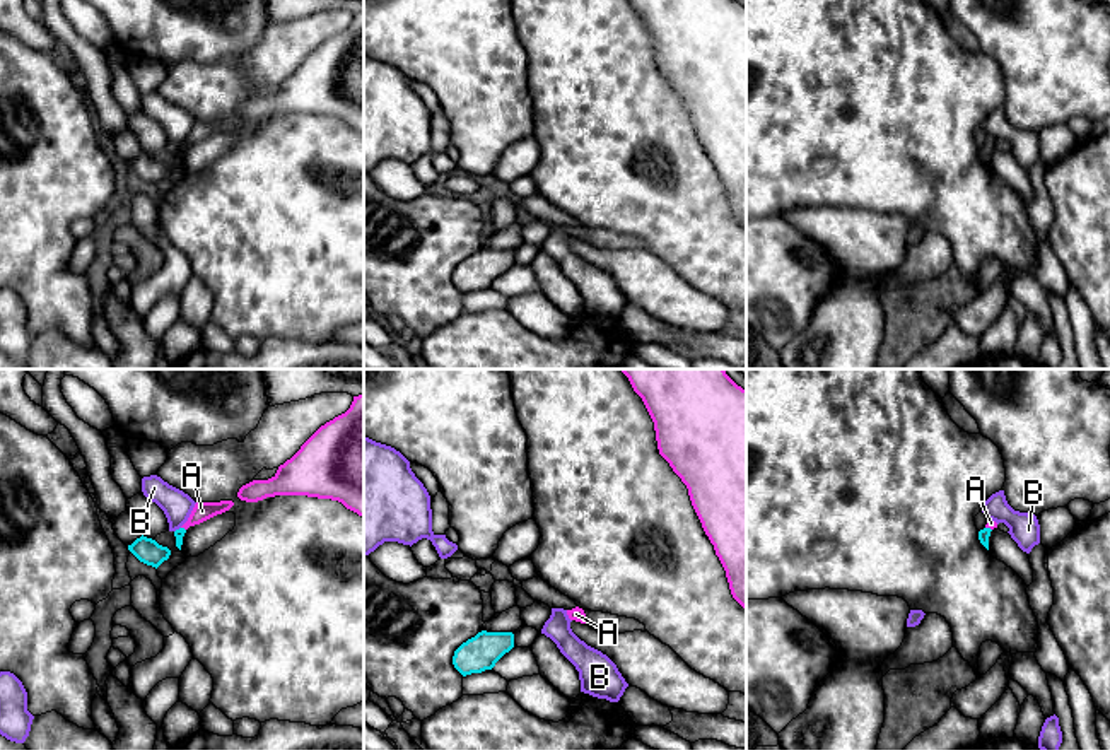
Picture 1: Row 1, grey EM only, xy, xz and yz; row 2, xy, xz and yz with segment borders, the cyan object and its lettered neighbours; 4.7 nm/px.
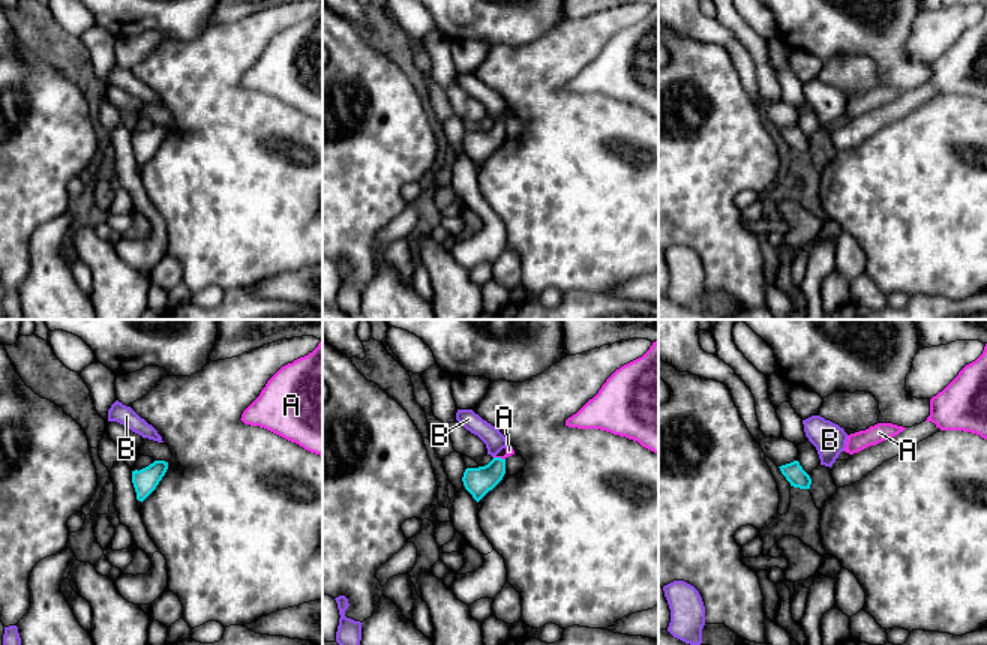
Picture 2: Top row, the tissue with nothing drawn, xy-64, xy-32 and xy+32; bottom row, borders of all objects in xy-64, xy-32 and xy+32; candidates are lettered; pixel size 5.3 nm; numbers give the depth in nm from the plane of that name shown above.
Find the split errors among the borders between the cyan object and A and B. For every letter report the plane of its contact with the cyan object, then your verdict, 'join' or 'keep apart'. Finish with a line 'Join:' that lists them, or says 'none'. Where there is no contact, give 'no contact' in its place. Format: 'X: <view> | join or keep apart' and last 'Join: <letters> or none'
A: yz | join
B: xy | keep apart
Join: A

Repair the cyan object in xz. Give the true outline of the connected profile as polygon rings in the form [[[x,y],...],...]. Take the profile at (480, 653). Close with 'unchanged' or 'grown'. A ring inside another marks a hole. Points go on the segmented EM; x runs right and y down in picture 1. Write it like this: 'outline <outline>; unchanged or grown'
outline [[[482,630],[454,651],[453,665],[463,677],[482,673],[485,670],[492,670],[495,663],[512,647],[512,632]]]; unchanged

